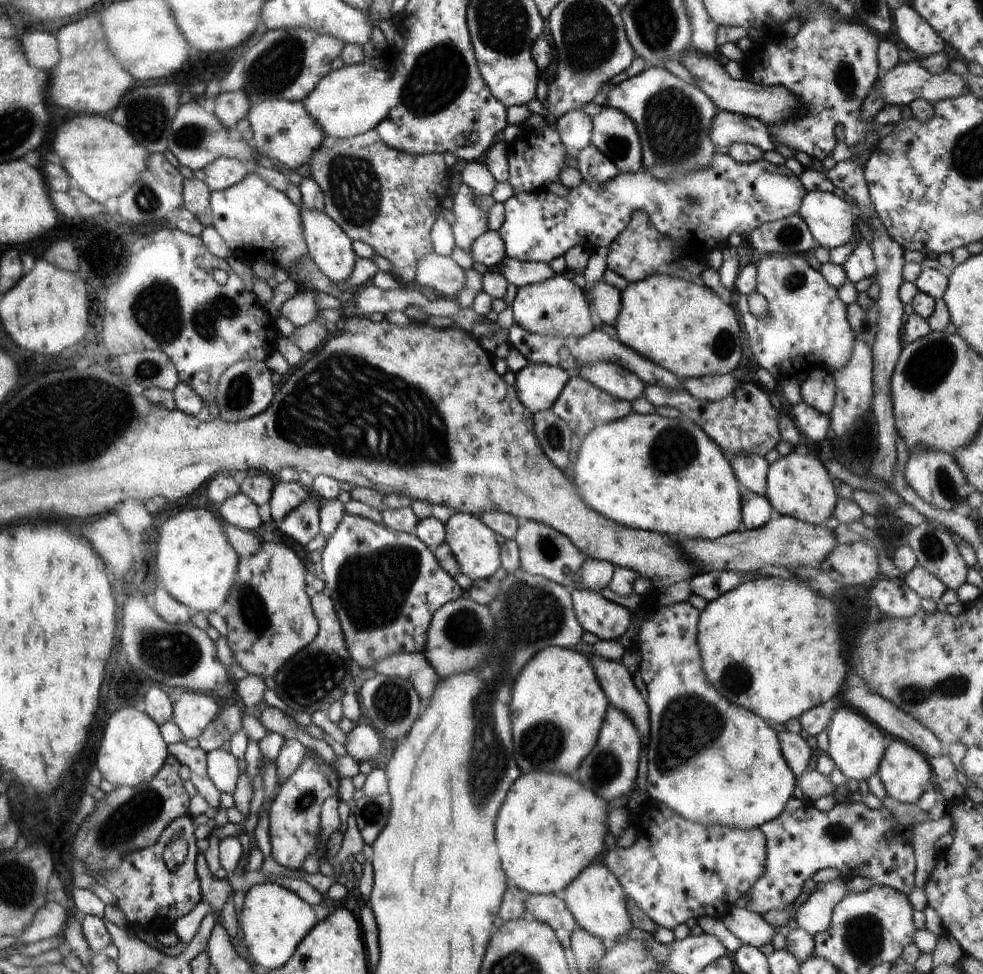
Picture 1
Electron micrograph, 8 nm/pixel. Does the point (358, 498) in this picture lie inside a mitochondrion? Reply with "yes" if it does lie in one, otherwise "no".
no

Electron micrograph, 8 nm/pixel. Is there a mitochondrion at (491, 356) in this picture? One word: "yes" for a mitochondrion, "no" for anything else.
no

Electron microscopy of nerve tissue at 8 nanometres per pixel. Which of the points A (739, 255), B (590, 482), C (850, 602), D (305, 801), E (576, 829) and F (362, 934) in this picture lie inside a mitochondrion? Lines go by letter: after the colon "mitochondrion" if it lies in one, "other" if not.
A: other
B: other
C: other
D: mitochondrion
E: other
F: other

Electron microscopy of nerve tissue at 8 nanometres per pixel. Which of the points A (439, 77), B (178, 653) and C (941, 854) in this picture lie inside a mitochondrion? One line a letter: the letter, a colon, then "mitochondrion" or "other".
A: mitochondrion
B: mitochondrion
C: other

